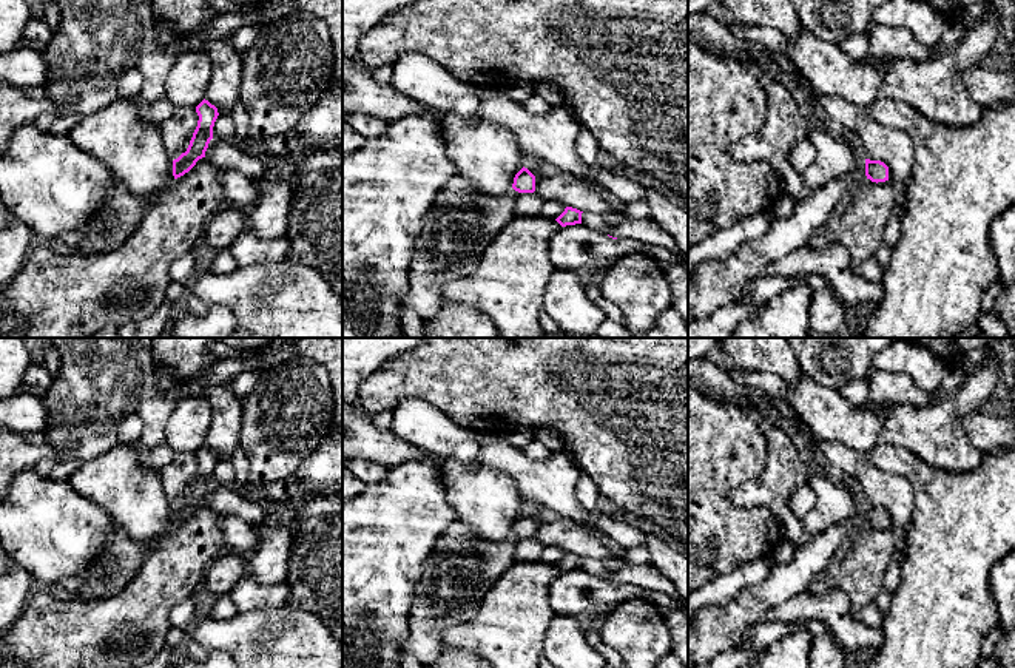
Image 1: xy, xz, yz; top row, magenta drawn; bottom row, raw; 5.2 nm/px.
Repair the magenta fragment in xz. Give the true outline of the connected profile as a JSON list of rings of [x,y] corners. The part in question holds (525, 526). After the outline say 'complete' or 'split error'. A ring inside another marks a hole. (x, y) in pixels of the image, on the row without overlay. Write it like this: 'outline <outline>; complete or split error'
outline [[[524,512],[500,543],[472,534],[455,520],[424,563],[424,575],[413,591],[403,651],[423,666],[435,663],[444,633],[477,616],[487,591],[515,562],[517,540],[534,537],[535,521]]]; split error

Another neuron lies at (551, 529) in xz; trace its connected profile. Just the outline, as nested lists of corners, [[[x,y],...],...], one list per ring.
[[[531,506],[524,509],[535,521],[535,540],[543,546],[558,546],[565,552],[599,560],[617,558],[591,531],[551,509]]]

